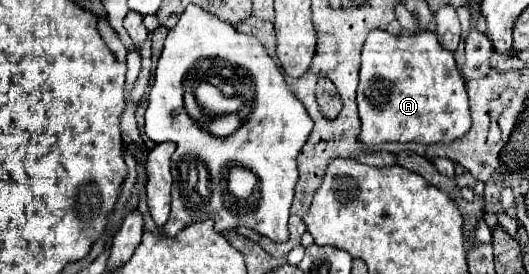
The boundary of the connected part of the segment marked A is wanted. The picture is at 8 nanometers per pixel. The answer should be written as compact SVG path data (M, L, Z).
M372 30L366 38L366 44L362 48L362 68L360 68L360 84L358 84L358 116L360 116L360 134L358 140L366 146L366 148L374 148L378 144L384 142L418 142L418 144L448 144L460 136L464 136L470 130L470 108L468 108L468 94L466 94L466 84L464 78L460 74L460 70L456 68L454 62L454 54L444 50L436 38L434 32L416 32L416 34L402 34L402 36L394 36L386 30Z

